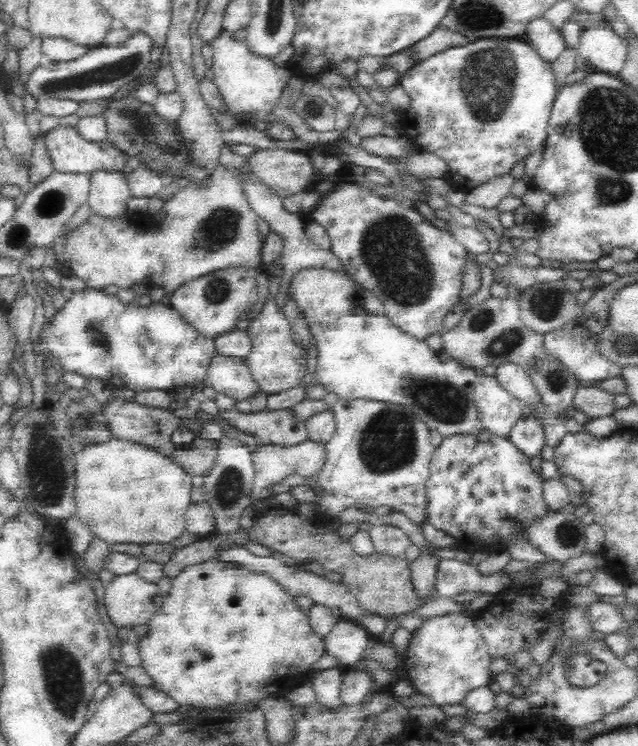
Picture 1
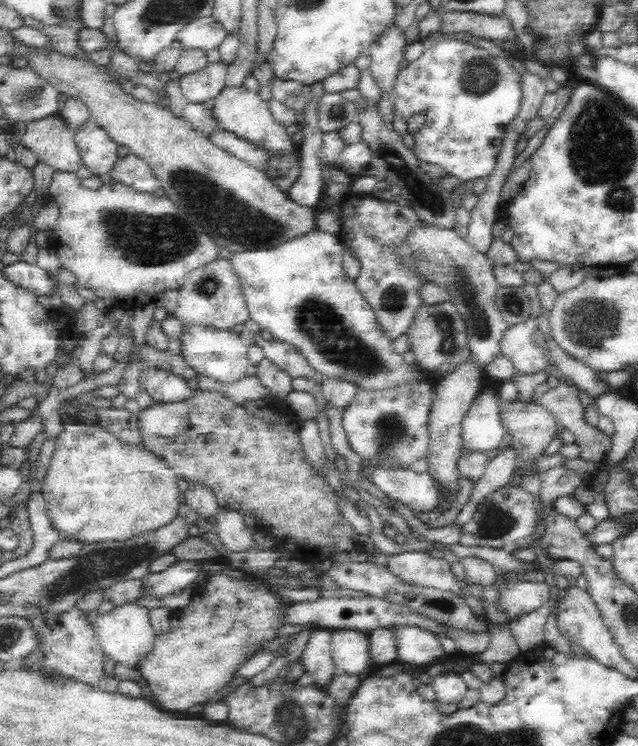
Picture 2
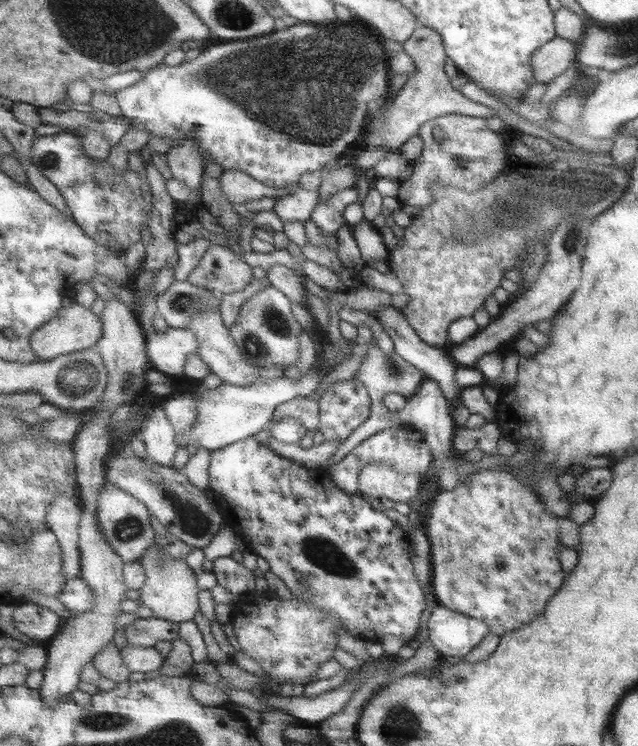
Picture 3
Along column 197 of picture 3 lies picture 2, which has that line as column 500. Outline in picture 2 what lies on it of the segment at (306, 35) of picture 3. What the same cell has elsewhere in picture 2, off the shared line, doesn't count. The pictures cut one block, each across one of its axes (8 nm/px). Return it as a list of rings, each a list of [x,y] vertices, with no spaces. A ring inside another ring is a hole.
[[[444,31],[428,35],[423,43],[423,53],[416,60],[397,70],[396,78],[387,88],[391,102],[394,128],[403,136],[410,134],[414,139],[418,160],[442,166],[448,176],[464,183],[476,177],[485,177],[494,166],[504,129],[518,112],[521,103],[521,75],[508,65],[504,58],[492,56],[485,49],[472,43],[460,41]],[[414,114],[426,115],[425,123],[410,132],[406,120]]]

